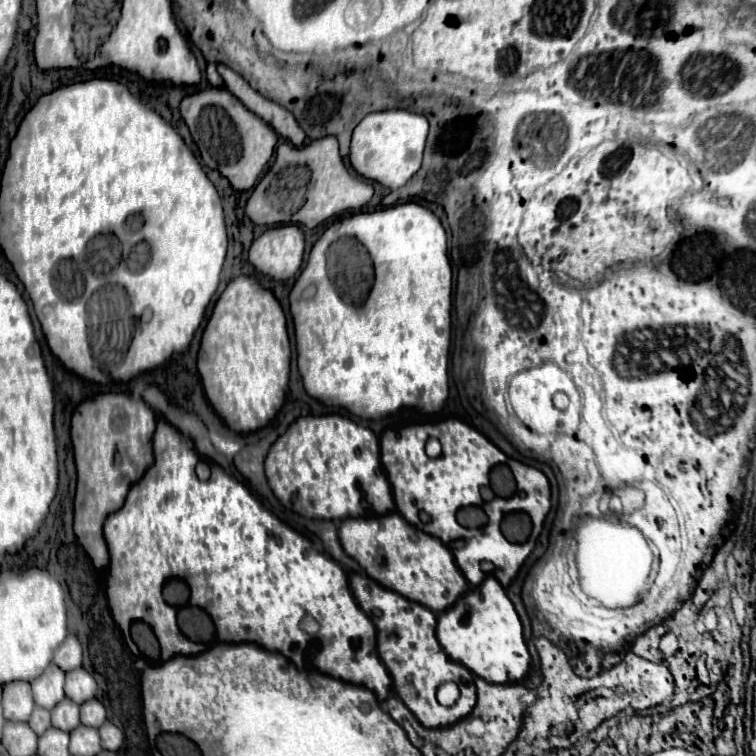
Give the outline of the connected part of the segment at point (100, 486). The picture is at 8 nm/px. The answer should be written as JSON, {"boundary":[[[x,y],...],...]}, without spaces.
{"boundary":[[[124,393],[98,395],[96,399],[82,403],[72,415],[72,445],[78,467],[74,533],[100,575],[106,575],[110,565],[110,553],[102,529],[104,521],[124,505],[128,489],[136,485],[154,463],[154,429],[156,413],[144,401],[134,401]]]}

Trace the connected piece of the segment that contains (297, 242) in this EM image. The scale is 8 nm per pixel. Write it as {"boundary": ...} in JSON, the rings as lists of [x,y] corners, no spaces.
{"boundary":[[[296,225],[268,229],[250,247],[250,263],[272,281],[292,279],[304,257],[304,235]]]}

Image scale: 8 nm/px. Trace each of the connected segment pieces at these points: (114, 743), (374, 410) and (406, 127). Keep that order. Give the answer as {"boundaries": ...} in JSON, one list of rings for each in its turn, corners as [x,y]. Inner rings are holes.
{"boundaries":[[[[106,721],[100,729],[100,739],[102,739],[102,749],[108,749],[108,751],[118,751],[124,743],[124,733],[112,725],[110,721]]],[[[418,203],[358,213],[324,231],[290,293],[298,369],[312,399],[374,421],[404,407],[422,407],[432,413],[446,405],[452,309],[452,269],[446,253],[442,223]],[[344,235],[354,235],[358,241]],[[332,237],[340,239],[328,247]],[[324,249],[328,249],[328,271],[324,269]],[[364,297],[368,301],[362,309],[350,307],[360,305]]],[[[404,109],[366,115],[352,133],[350,163],[366,179],[378,181],[388,189],[400,189],[422,165],[422,151],[428,135],[428,119]]]]}

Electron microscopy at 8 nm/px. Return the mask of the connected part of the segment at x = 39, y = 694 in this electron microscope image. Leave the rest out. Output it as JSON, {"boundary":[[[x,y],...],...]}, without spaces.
{"boundary":[[[54,663],[36,679],[32,681],[32,693],[34,693],[34,703],[40,705],[42,709],[52,709],[56,701],[64,699],[64,671],[60,671]]]}

